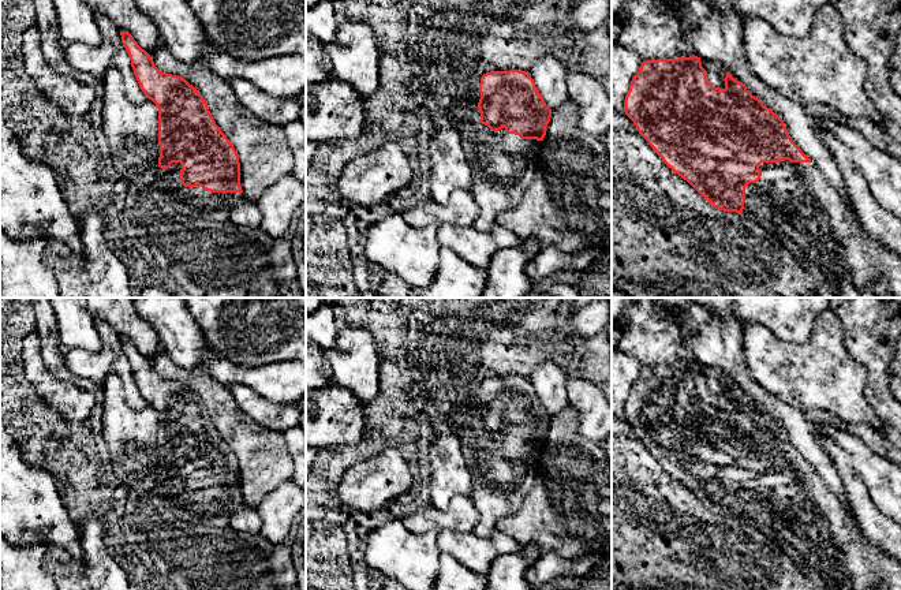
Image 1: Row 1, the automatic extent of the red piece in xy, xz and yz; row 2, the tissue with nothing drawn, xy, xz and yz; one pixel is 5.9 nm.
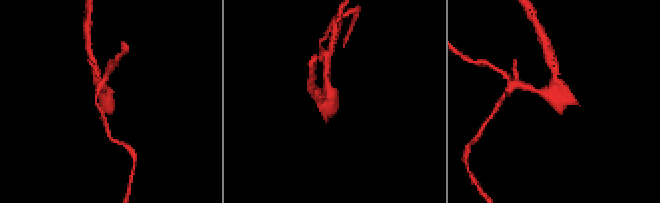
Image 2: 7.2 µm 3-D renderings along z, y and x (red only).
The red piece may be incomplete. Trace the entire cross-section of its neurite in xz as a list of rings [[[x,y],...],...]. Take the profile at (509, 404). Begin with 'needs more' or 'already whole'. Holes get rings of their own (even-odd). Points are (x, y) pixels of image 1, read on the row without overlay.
needs more; [[[526,377],[486,378],[481,384],[479,399],[481,427],[464,430],[460,445],[472,478],[470,498],[481,515],[474,533],[487,537],[501,518],[520,509],[526,493],[532,488],[552,415]]]

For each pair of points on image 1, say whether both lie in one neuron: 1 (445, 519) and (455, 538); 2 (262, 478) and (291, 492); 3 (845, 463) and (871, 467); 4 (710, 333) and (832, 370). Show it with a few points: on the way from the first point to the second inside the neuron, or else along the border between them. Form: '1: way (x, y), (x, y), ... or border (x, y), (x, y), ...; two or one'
1: border (441, 529), (473, 531); two
2: border (291, 478), (281, 482), (255, 507); two
3: border (832, 440), (849, 456), (853, 469), (868, 492); two
4: border (740, 325), (741, 351), (750, 374); two

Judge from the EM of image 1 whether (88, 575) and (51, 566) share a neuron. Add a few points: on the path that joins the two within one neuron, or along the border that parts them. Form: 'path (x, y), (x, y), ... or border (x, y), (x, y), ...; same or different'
path (78, 575), (71, 575), (60, 566); same

